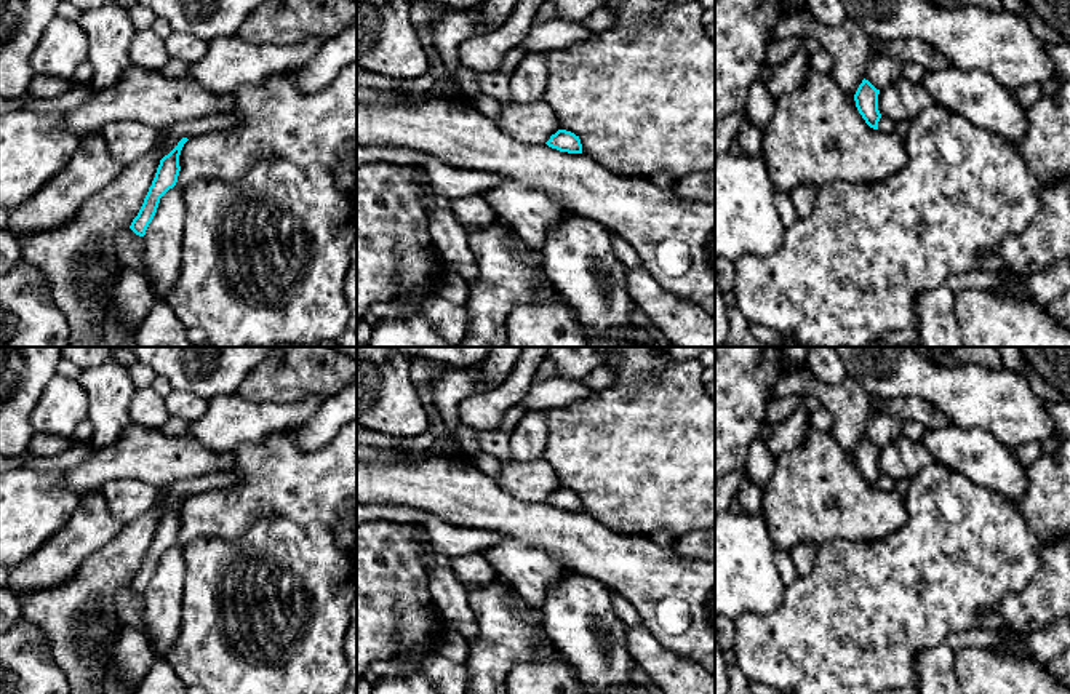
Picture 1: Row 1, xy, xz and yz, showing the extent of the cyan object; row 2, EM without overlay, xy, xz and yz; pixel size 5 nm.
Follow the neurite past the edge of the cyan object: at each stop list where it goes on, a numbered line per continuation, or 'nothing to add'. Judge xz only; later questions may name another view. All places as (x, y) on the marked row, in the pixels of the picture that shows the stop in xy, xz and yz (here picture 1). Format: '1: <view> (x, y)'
nothing to add

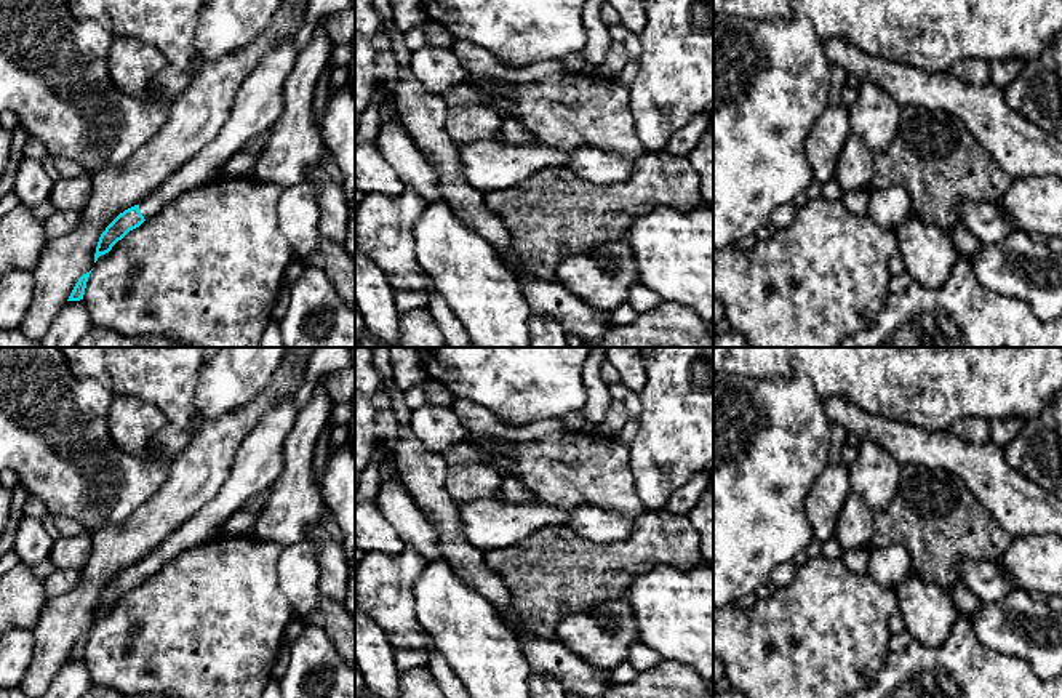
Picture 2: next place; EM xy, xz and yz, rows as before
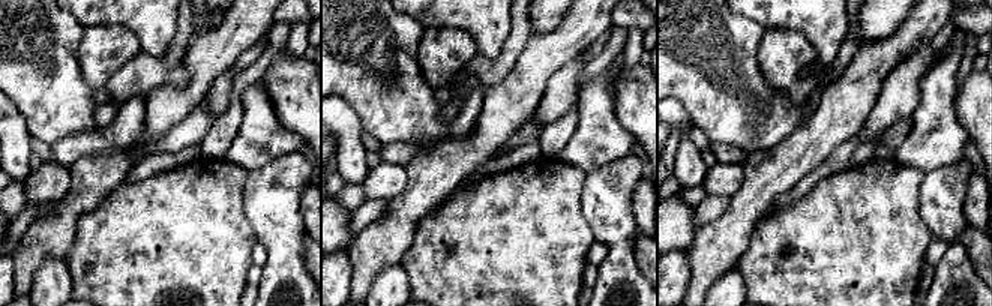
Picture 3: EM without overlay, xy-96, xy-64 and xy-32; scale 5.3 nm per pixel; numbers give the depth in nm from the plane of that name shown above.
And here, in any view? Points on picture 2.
1: xy (258, 104)

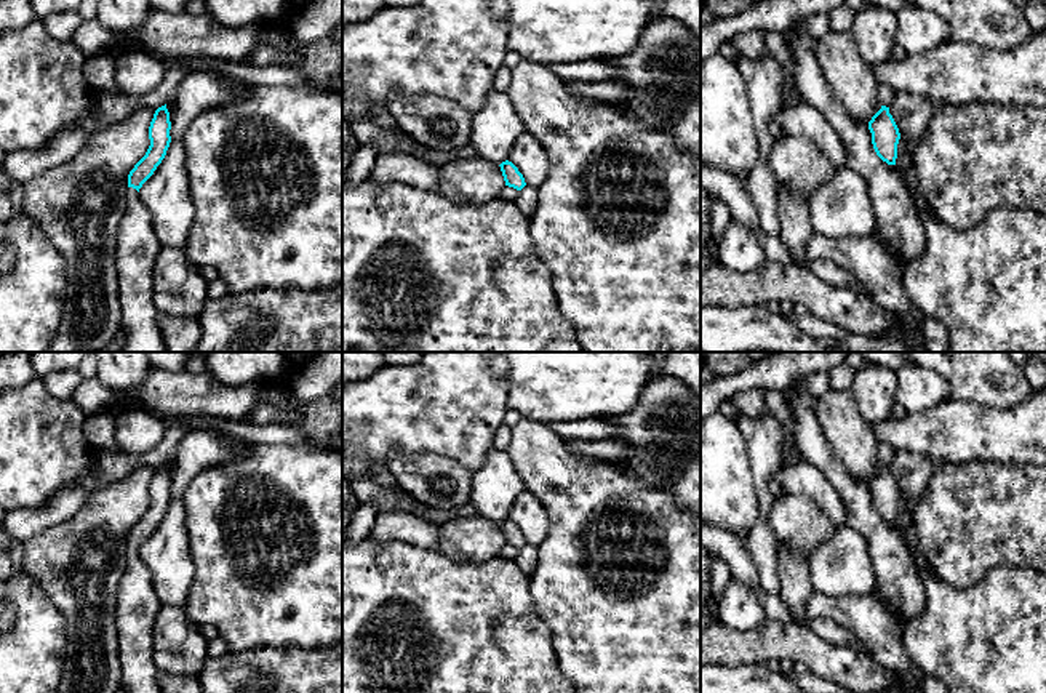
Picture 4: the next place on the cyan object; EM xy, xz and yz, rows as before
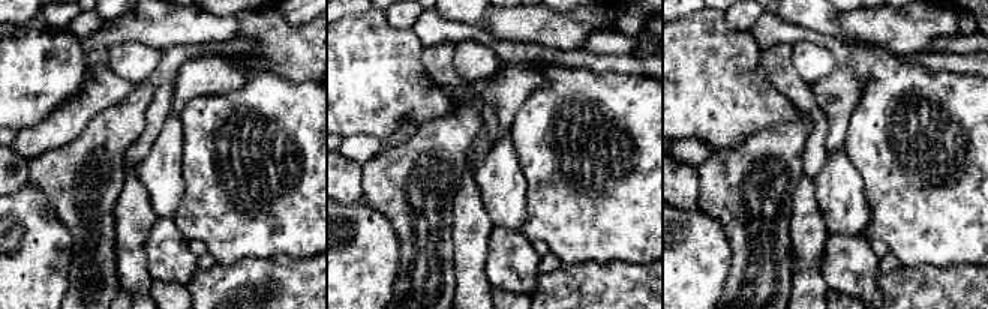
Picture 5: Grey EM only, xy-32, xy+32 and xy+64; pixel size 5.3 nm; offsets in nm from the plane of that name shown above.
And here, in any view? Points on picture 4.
1: xy (136, 242)

